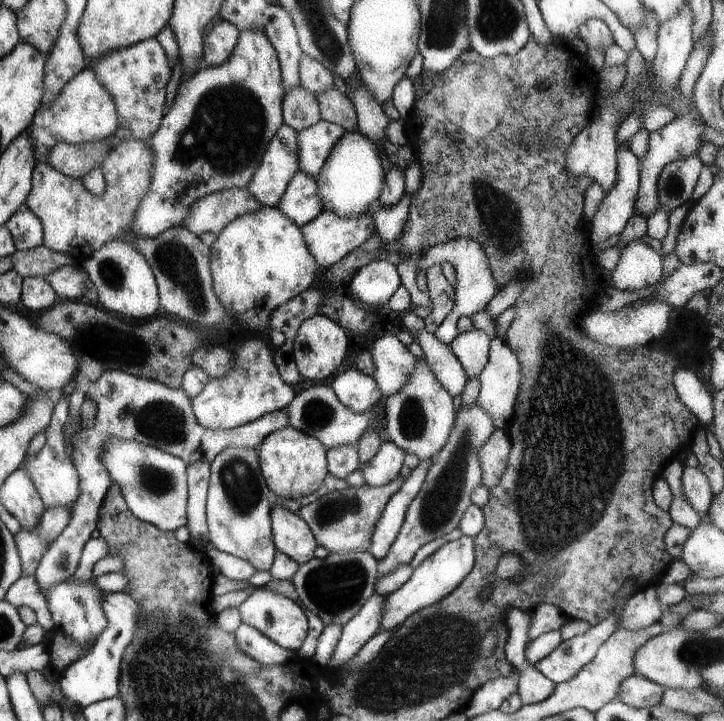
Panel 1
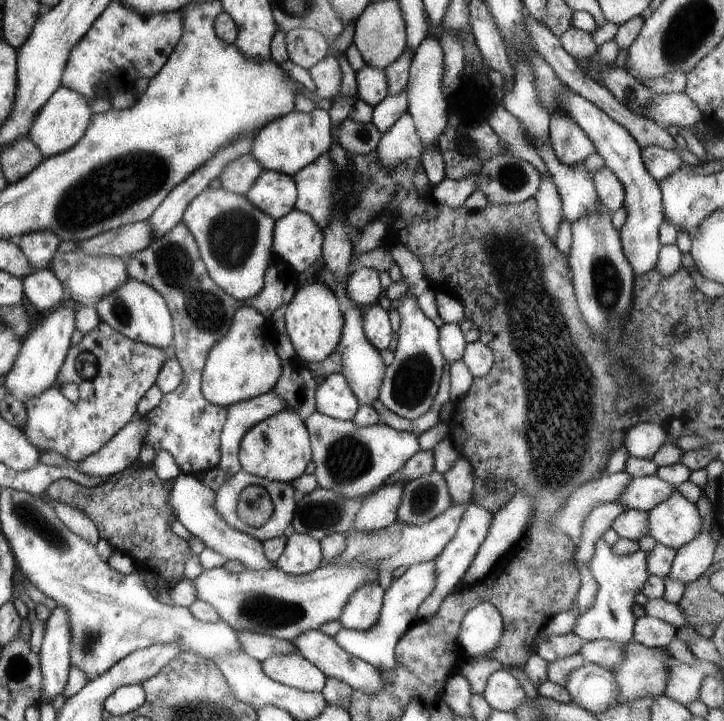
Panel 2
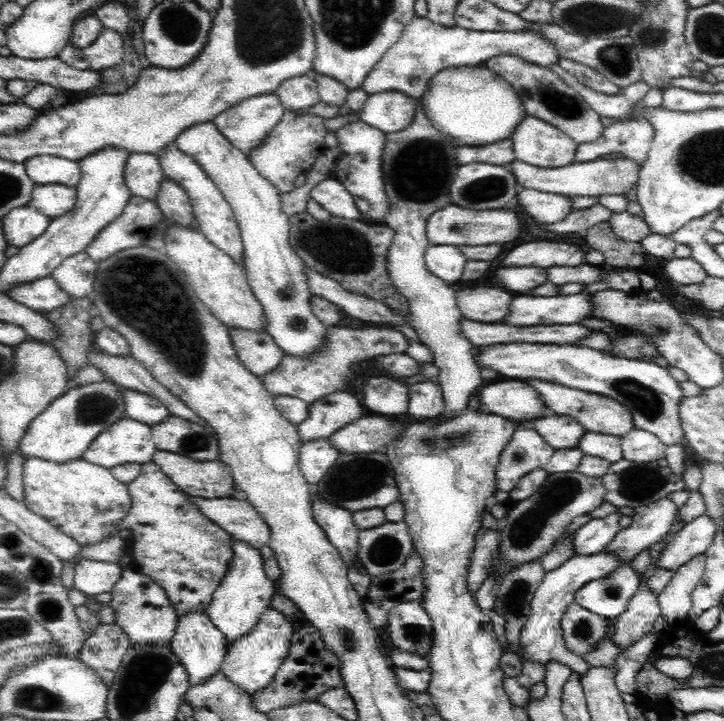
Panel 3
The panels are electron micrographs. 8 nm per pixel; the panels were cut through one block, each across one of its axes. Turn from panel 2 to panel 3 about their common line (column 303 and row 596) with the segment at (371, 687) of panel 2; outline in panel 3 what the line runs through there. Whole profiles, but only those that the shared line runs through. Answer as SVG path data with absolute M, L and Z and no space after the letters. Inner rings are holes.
M641 584L630 597L624 612L611 623L613 629L610 628L609 638L624 650L631 642L650 632L660 614L662 607L658 593Z

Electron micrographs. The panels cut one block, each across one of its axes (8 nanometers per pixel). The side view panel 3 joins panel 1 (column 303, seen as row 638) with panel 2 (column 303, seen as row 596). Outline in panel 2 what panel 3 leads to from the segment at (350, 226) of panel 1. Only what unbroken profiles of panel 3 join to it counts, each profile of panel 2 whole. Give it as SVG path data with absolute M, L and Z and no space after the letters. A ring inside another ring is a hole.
M293 208L275 221L272 230L273 254L296 273L321 260L322 242L322 230L304 212Z

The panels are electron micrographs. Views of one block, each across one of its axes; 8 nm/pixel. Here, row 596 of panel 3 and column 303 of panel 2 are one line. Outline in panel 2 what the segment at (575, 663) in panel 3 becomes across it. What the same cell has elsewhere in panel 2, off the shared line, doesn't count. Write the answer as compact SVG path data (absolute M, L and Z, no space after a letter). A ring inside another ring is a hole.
M288 530L285 548L274 566L290 575L303 575L316 569L320 560L318 540L308 534Z

